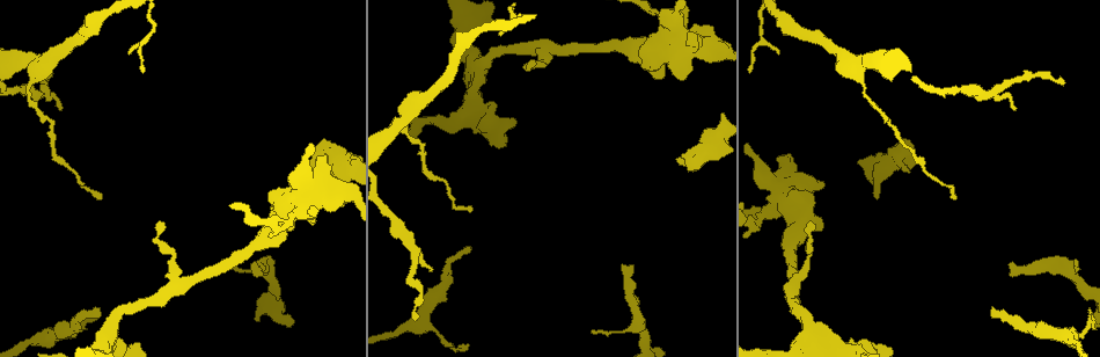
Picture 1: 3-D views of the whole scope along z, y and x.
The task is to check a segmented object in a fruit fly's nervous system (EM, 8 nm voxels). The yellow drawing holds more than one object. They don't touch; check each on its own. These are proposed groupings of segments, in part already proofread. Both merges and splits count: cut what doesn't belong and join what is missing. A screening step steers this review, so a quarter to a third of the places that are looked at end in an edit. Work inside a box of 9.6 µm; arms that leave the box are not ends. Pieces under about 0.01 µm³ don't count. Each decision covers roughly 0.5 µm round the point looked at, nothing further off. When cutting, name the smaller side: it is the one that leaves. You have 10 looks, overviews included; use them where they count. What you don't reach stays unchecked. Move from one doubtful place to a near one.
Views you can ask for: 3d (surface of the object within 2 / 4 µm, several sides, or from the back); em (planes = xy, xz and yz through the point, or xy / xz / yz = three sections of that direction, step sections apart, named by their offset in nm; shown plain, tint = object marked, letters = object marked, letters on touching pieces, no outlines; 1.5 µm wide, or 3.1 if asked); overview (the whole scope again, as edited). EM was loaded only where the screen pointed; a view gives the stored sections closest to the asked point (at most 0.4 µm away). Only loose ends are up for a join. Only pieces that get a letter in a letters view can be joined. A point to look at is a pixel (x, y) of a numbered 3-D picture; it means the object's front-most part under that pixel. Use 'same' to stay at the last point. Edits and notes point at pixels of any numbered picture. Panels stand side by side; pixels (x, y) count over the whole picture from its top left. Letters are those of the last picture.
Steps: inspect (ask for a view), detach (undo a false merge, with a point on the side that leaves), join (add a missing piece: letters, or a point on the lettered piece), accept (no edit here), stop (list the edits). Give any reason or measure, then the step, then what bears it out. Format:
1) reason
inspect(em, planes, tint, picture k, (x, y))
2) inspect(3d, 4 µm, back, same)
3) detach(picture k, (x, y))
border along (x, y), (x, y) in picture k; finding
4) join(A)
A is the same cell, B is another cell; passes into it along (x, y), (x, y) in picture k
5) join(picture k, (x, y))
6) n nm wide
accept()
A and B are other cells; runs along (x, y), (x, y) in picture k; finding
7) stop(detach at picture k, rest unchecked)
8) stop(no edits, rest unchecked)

free end
inspect(em, planes, letters, picture 1, (261, 274))

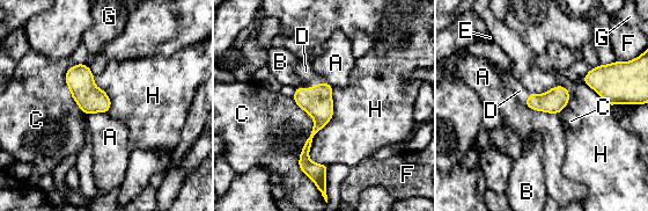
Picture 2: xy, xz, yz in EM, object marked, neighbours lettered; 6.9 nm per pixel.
170 nm wide; H touches over 550 nm
join(D)
D is the same cell, A, B, C, E, F, G and H are other cells; the cell continues

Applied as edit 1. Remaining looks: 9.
branch stops here
inspect(3d, 2 µm, picture 1, (465, 248))

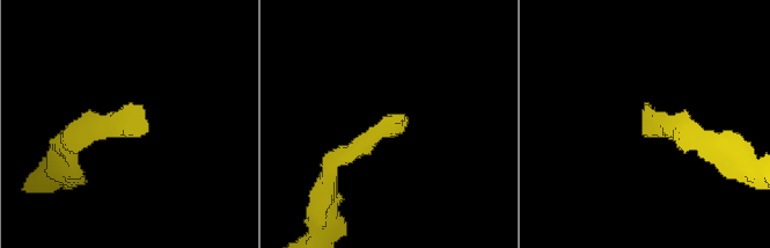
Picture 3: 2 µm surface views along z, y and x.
inspect(em, planes, letters, picture 3, (389, 118))

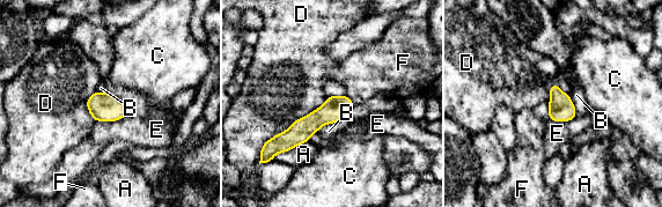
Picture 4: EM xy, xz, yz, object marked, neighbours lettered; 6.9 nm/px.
accept()
A, B, C, D, E and F are other cells; runs along (348, 103), (278, 143) in picture 4; no lettered piece goes on from it

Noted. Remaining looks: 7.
inspect(overview)

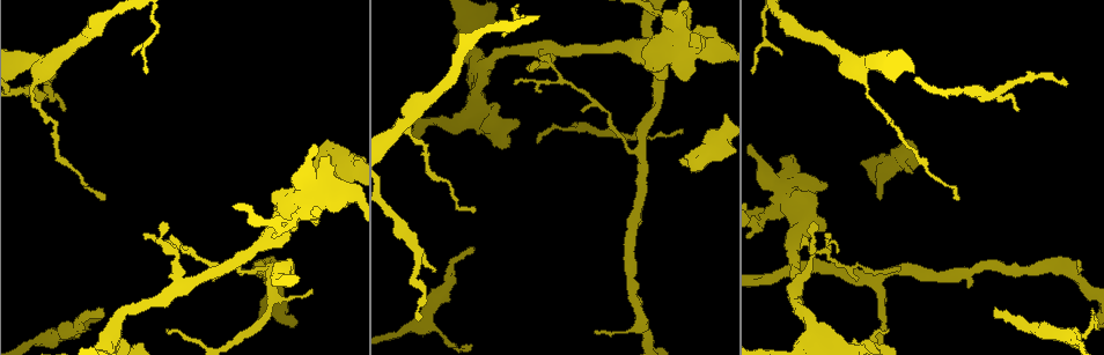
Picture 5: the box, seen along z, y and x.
small branch off a trunk
inspect(3d, 2 µm, picture 5, (1069, 336))

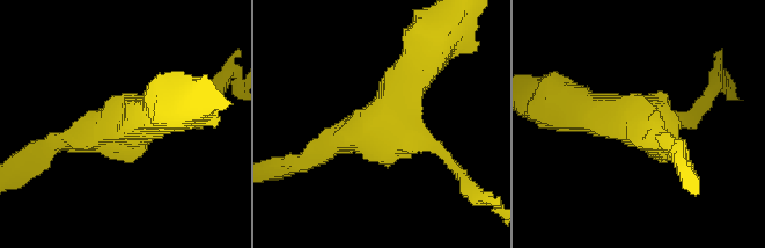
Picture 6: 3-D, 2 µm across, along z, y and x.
3 arms
inspect(em, yz, step 4, tint, picture 6, (133, 119))

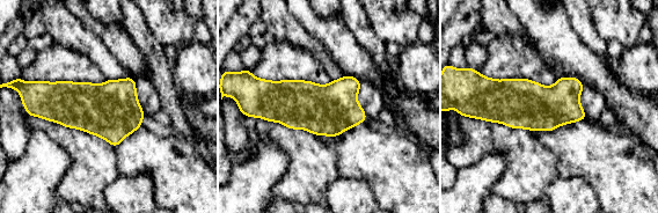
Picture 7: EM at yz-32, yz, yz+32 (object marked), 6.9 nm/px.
another direction
inspect(em, planes, letters, same)

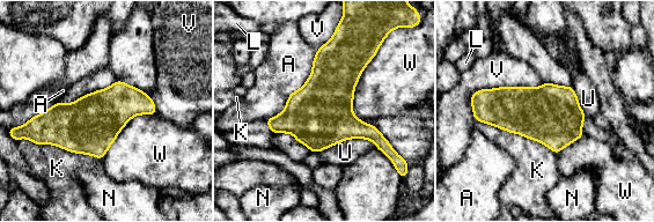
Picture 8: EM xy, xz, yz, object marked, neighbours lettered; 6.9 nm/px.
accept()
A, K, L, N, U, V and W are other cells; border along (317, 50), (307, 81), (264, 119) in picture 8; one cell here

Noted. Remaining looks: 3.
stop(join at picture 2, rest unchecked)

